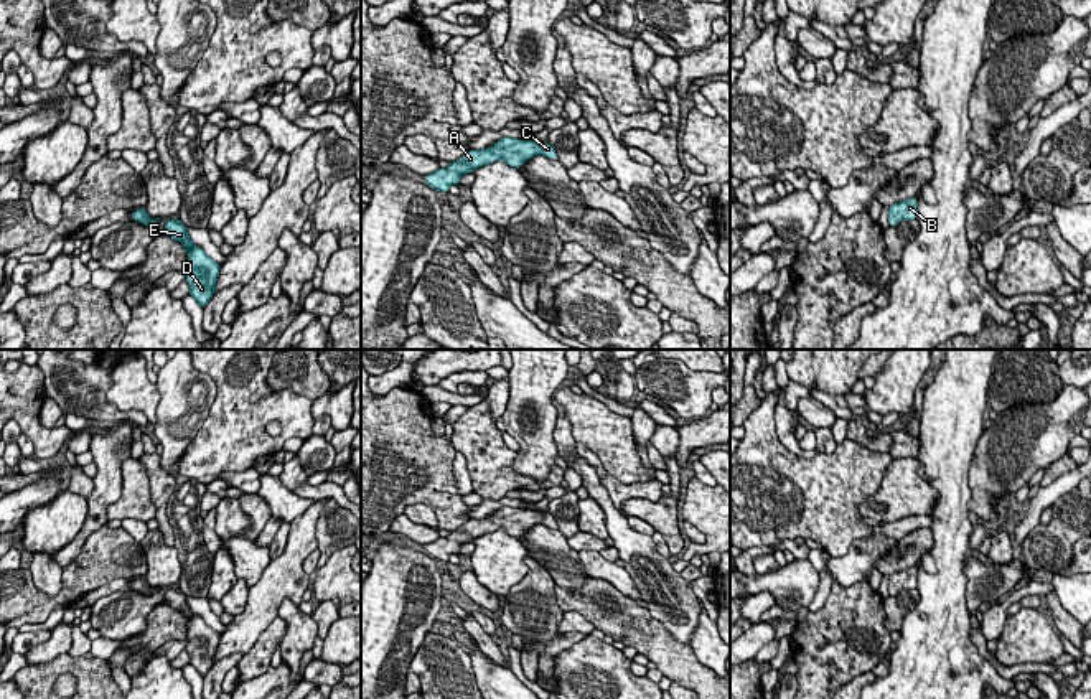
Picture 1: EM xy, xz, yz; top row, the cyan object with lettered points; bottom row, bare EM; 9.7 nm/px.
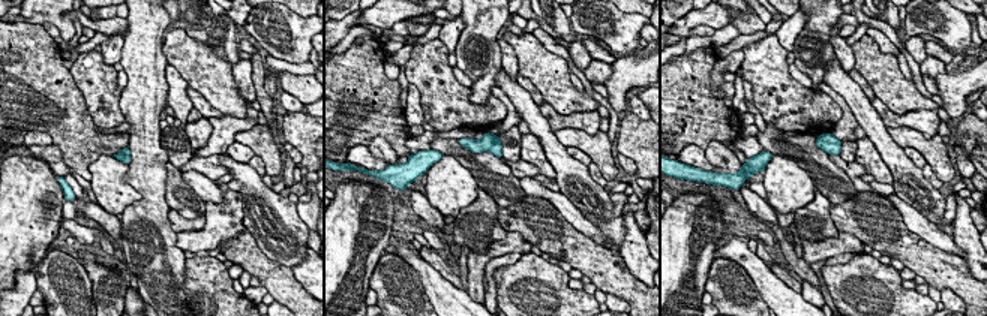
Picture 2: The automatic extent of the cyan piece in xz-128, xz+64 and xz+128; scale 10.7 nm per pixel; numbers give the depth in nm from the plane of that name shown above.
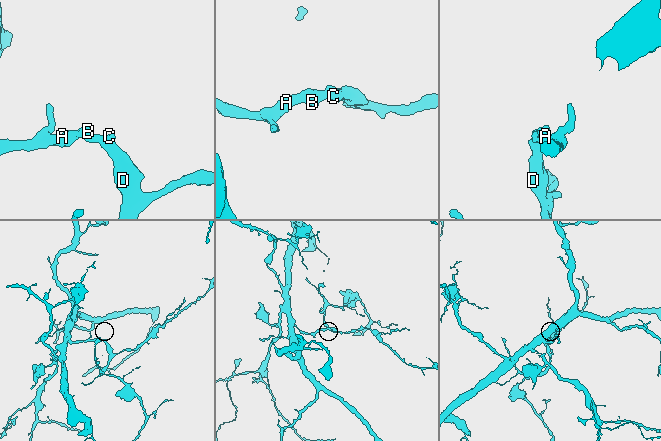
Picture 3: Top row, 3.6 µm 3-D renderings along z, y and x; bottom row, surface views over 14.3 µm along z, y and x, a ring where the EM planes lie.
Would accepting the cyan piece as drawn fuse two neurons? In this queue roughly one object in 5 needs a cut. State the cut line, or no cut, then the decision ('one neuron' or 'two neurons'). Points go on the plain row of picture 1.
cut none; one neuron

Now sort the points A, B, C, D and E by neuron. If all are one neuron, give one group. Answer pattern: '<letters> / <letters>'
A B C D E

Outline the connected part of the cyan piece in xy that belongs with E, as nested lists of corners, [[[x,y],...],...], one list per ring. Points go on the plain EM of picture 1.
[[[178,589],[165,590],[165,602],[180,610],[188,620],[188,646],[190,664],[199,673],[201,678],[216,663],[216,650],[219,645],[219,633],[206,625],[206,622],[198,617],[188,605],[186,595]]]

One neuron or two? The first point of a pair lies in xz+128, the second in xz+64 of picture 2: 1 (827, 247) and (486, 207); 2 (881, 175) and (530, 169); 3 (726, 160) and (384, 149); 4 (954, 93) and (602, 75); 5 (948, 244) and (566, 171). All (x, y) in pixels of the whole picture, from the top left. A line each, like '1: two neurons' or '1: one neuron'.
1: two neurons
2: two neurons
3: one neuron
4: two neurons
5: two neurons

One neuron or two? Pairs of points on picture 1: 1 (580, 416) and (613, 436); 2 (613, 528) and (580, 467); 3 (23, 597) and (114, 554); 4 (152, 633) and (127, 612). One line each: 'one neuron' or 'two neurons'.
1: one neuron
2: one neuron
3: one neuron
4: two neurons

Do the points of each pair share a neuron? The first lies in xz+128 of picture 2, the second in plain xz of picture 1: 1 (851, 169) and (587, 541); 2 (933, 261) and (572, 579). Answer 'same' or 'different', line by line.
1: same
2: different

